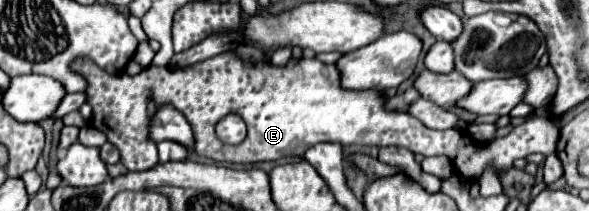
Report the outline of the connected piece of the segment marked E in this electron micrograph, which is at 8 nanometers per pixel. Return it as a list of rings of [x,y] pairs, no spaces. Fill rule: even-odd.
[[[218,54],[210,60],[198,62],[196,66],[188,66],[184,70],[170,70],[160,66],[148,66],[136,76],[130,76],[126,72],[122,74],[108,74],[100,70],[98,66],[92,66],[92,62],[76,62],[72,66],[76,72],[84,74],[88,80],[88,104],[92,106],[92,126],[102,130],[108,136],[108,142],[112,142],[120,154],[122,164],[128,170],[148,170],[158,163],[158,150],[155,142],[148,142],[148,96],[154,98],[156,104],[172,104],[176,110],[184,114],[188,124],[194,132],[194,154],[204,156],[216,162],[236,162],[236,164],[254,164],[264,160],[280,160],[288,156],[302,156],[308,148],[320,142],[336,142],[342,146],[364,146],[364,148],[386,148],[386,146],[400,146],[408,148],[414,154],[422,156],[438,156],[444,154],[452,160],[454,170],[458,176],[462,176],[468,184],[480,184],[480,178],[486,170],[492,170],[496,176],[508,172],[514,168],[514,162],[520,158],[526,158],[530,154],[542,152],[542,154],[554,154],[556,144],[560,138],[560,132],[552,126],[550,118],[530,118],[528,122],[516,126],[508,136],[496,138],[492,142],[478,142],[474,140],[466,130],[432,130],[424,126],[418,118],[412,114],[406,114],[404,110],[386,110],[386,96],[380,90],[348,90],[340,84],[340,74],[334,64],[322,64],[316,58],[302,58],[300,62],[290,60],[286,68],[276,68],[270,62],[268,64],[242,64],[234,54]],[[236,112],[244,118],[248,126],[248,136],[240,146],[228,146],[222,144],[214,134],[214,124],[220,120],[220,116]]]

